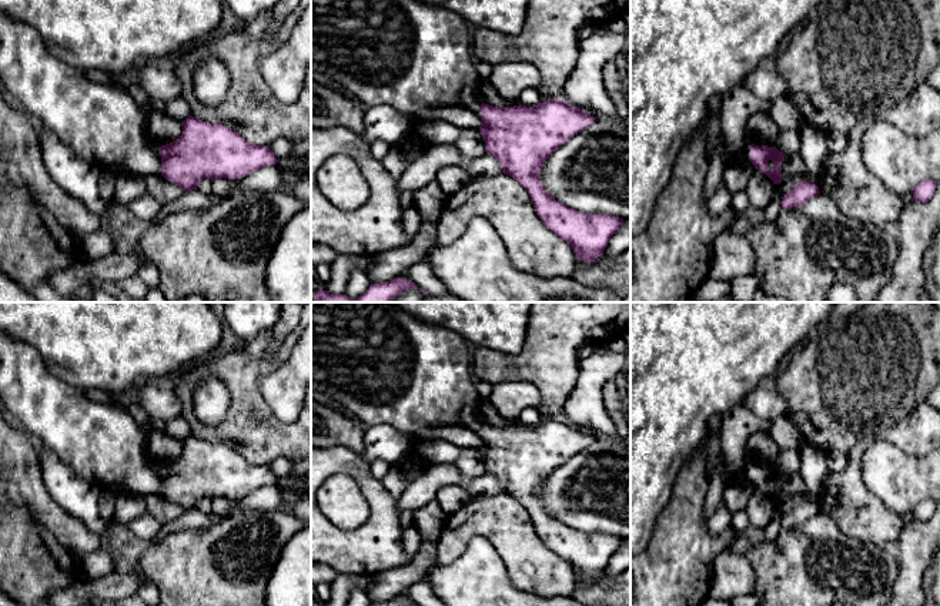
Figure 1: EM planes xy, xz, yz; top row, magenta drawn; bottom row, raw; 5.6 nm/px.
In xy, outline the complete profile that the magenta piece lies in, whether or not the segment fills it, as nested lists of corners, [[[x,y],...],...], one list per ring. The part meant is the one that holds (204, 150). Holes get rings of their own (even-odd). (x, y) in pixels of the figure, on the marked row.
[[[0,13],[0,83],[6,96],[33,118],[37,127],[56,134],[77,157],[97,165],[103,173],[118,170],[140,177],[161,174],[187,192],[197,190],[197,184],[204,178],[211,183],[215,178],[238,180],[262,167],[275,165],[278,161],[268,145],[250,144],[233,128],[193,115],[181,123],[183,133],[175,141],[157,147],[145,133],[143,110],[124,87],[87,80],[84,70],[51,56],[34,27],[11,20],[3,13]]]

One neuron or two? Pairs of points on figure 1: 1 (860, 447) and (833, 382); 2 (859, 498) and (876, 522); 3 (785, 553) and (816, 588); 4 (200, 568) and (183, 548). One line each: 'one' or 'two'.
1: two
2: one
3: one
4: one

